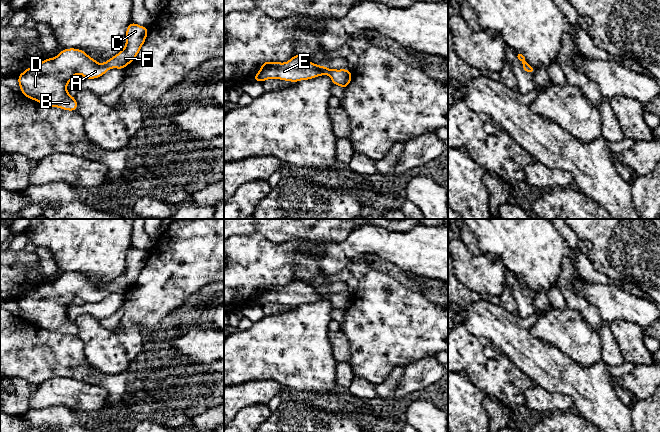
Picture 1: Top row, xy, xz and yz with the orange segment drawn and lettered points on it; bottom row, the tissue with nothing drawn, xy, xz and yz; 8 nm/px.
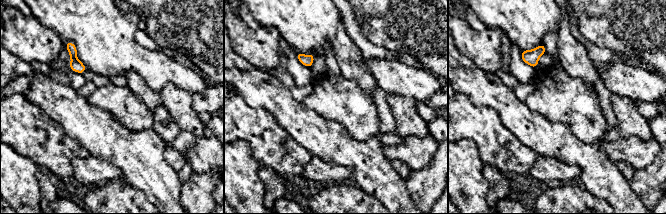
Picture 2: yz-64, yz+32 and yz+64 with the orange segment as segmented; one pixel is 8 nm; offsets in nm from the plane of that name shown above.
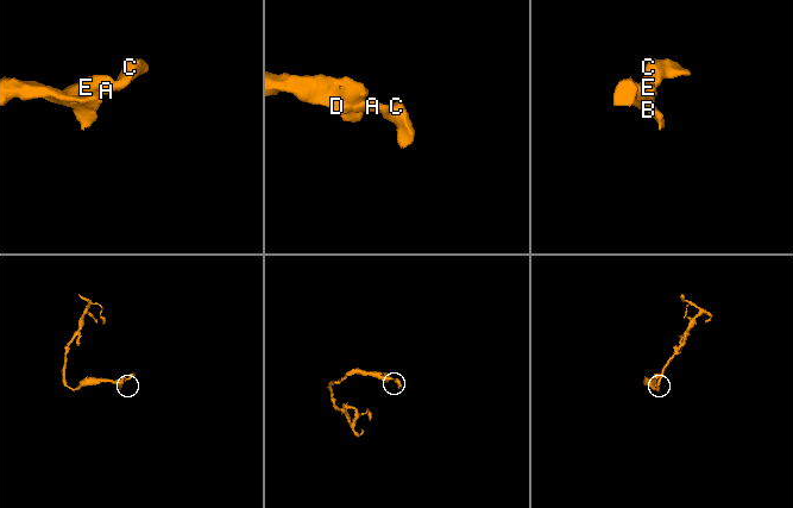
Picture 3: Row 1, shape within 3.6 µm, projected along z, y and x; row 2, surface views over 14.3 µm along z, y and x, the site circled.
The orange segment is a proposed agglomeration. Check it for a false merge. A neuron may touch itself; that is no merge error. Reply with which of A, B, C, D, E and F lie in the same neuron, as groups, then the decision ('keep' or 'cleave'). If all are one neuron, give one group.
A B C D E F; keep

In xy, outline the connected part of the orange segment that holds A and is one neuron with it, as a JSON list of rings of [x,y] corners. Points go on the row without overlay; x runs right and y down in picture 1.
[[[131,246],[126,253],[126,267],[123,274],[105,287],[97,287],[83,274],[63,273],[55,282],[47,282],[19,298],[20,315],[27,322],[40,328],[77,335],[78,327],[67,315],[67,309],[73,301],[81,298],[85,303],[96,303],[109,293],[124,293],[135,284],[147,258],[147,251]]]

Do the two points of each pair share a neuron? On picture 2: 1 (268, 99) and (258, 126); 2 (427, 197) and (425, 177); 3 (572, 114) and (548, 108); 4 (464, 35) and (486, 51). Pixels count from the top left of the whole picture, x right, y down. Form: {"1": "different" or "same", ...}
{"1": "different", "2": "same", "3": "same", "4": "same"}

